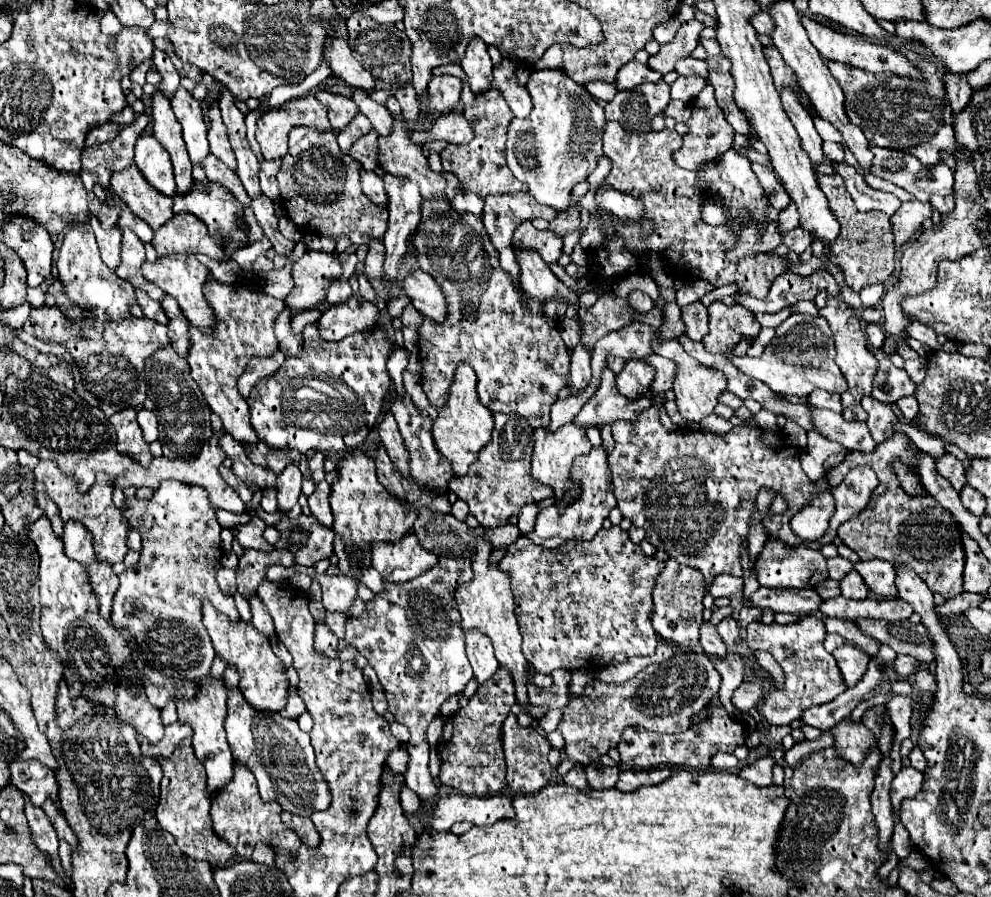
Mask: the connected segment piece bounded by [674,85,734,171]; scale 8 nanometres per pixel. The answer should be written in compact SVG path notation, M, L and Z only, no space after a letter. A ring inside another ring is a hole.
M706 85L700 95L696 99L690 101L690 109L692 109L692 115L690 119L686 121L688 125L688 133L684 135L684 145L674 153L674 161L688 169L688 171L698 171L700 167L704 167L706 163L710 161L718 161L720 155L724 155L732 143L734 143L734 129L732 125L724 119L722 115L722 109L718 107L716 99L714 99L714 89L710 85Z

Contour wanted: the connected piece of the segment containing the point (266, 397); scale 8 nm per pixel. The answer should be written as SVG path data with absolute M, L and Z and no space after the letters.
M308 325L304 329L304 339L306 347L302 353L296 357L288 355L280 371L254 385L248 399L252 427L256 435L274 449L296 449L300 453L308 453L310 449L318 449L322 453L350 453L366 439L372 425L382 415L386 393L392 393L390 377L386 373L386 361L390 355L386 333L380 329L374 329L372 333L358 331L338 343L326 343L320 339L316 325Z

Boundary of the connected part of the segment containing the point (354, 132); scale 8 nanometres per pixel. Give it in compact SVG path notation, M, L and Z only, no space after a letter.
M358 113L358 115L354 117L354 121L352 121L342 133L338 133L338 145L340 145L340 149L342 149L344 153L348 153L348 149L350 149L362 135L366 135L370 129L372 129L372 125L370 125L368 117L364 117L362 113Z

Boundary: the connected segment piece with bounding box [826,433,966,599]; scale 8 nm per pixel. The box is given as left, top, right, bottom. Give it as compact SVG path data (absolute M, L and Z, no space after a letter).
M894 433L884 443L876 445L872 453L848 453L842 465L836 465L826 471L826 481L832 487L840 485L846 473L858 465L870 465L878 473L880 481L878 489L870 499L868 509L862 511L858 517L850 519L848 523L840 525L838 537L846 547L856 551L862 561L884 559L896 565L906 565L914 569L920 579L924 579L932 593L940 593L944 599L952 599L962 593L962 567L966 559L962 555L960 523L954 519L954 515L950 515L950 511L938 505L932 495L908 495L906 491L902 491L902 485L898 483L898 477L890 467L894 459L900 459L902 463L906 463L906 467L910 467L912 473L916 473L918 451L920 449L906 433Z

